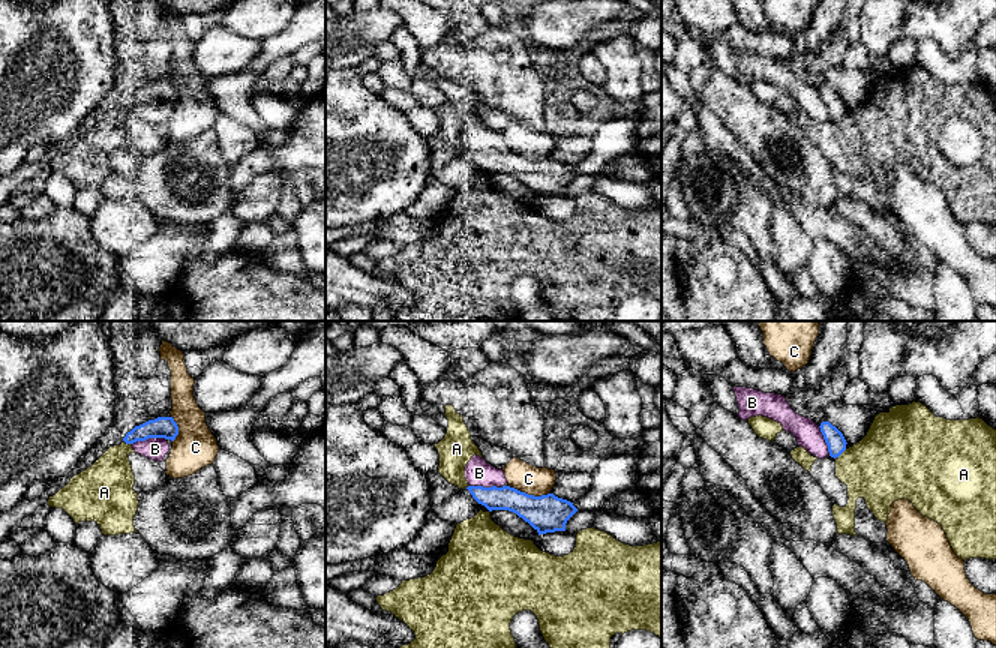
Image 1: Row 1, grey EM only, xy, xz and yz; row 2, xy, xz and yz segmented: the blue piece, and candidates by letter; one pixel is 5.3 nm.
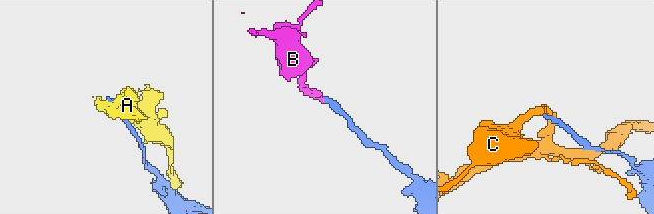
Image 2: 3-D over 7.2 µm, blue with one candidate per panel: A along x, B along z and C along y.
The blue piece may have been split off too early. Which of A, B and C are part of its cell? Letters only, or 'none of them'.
B

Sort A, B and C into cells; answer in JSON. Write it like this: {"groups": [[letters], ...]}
{"groups": [["A"], ["B"], ["C"]]}

